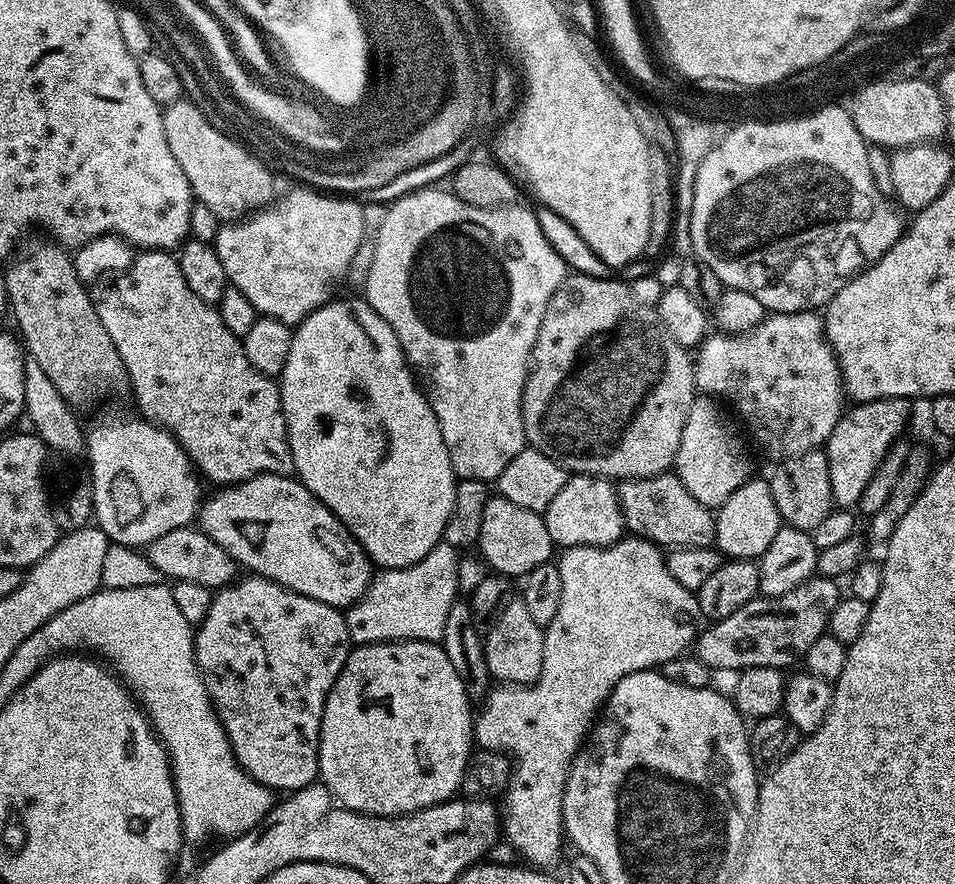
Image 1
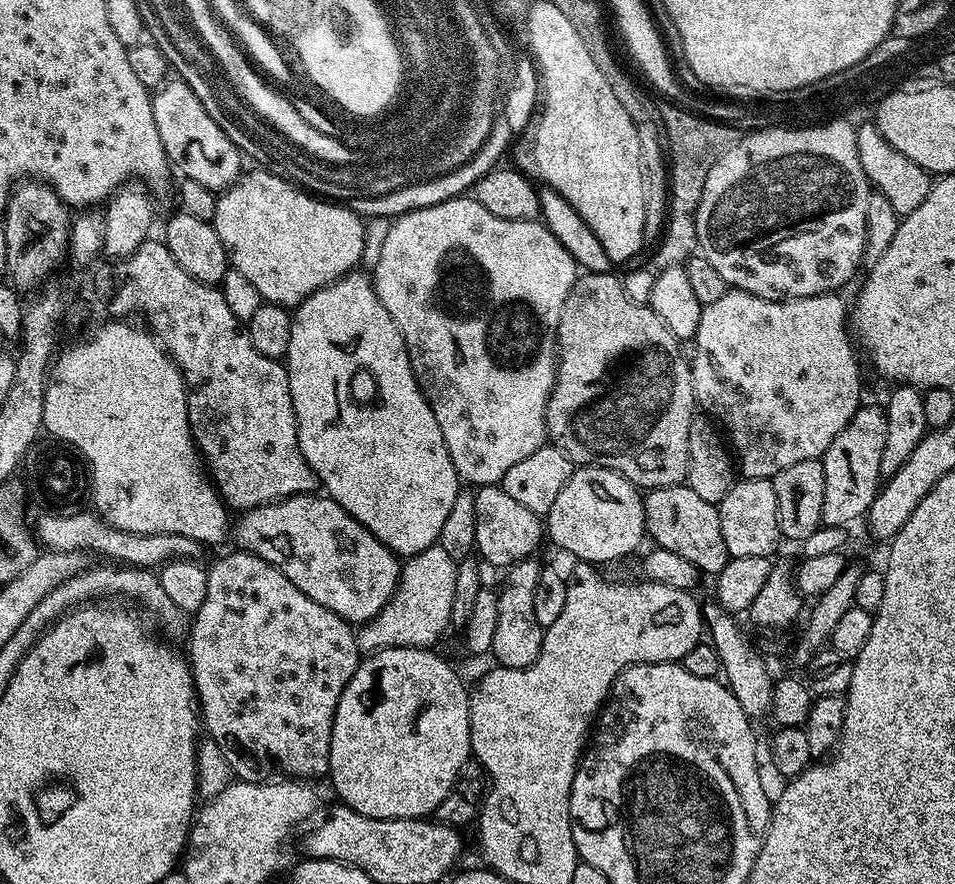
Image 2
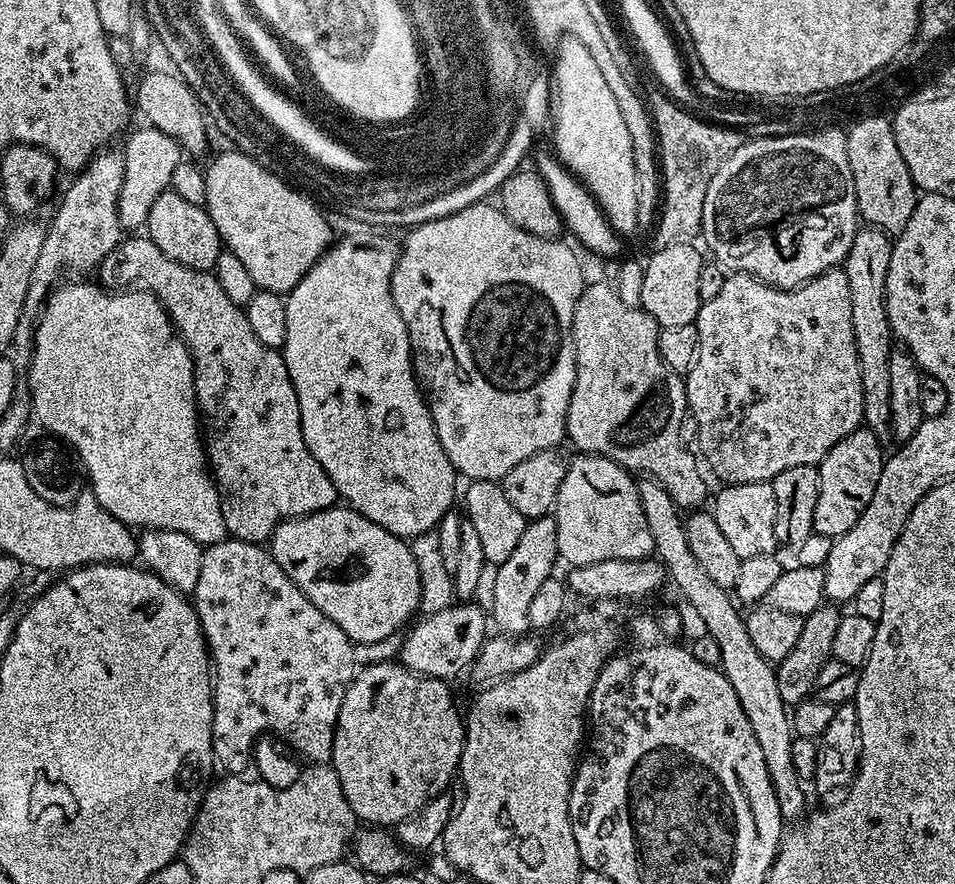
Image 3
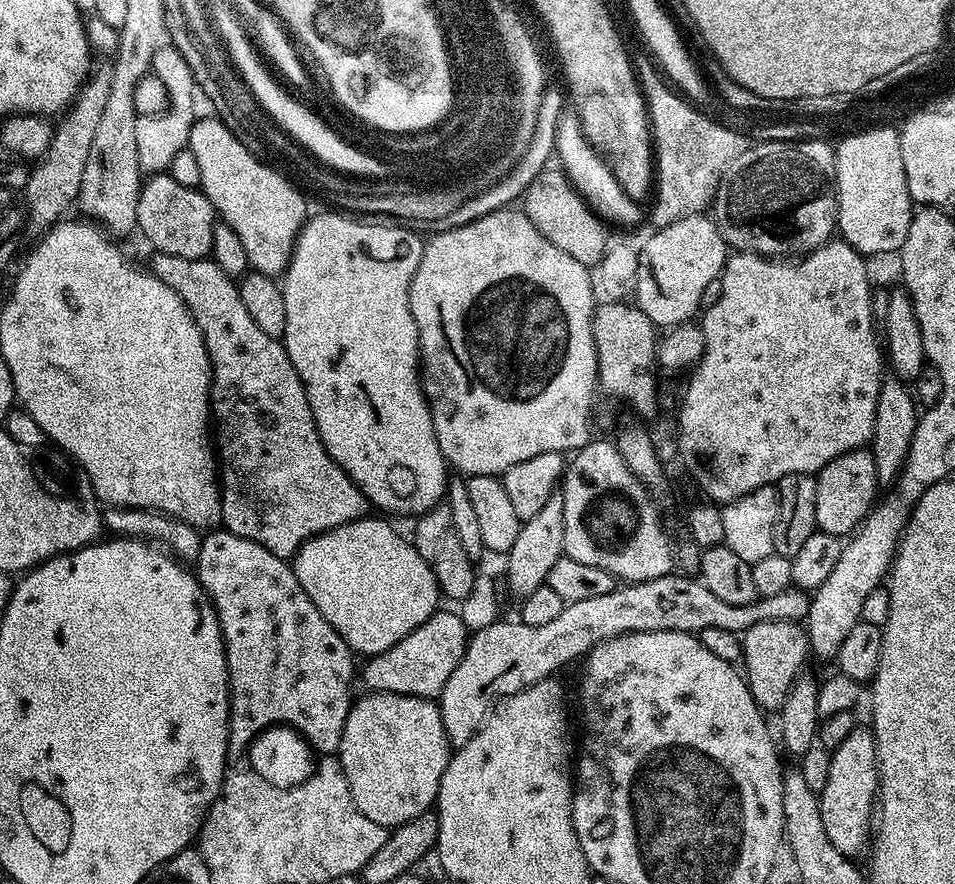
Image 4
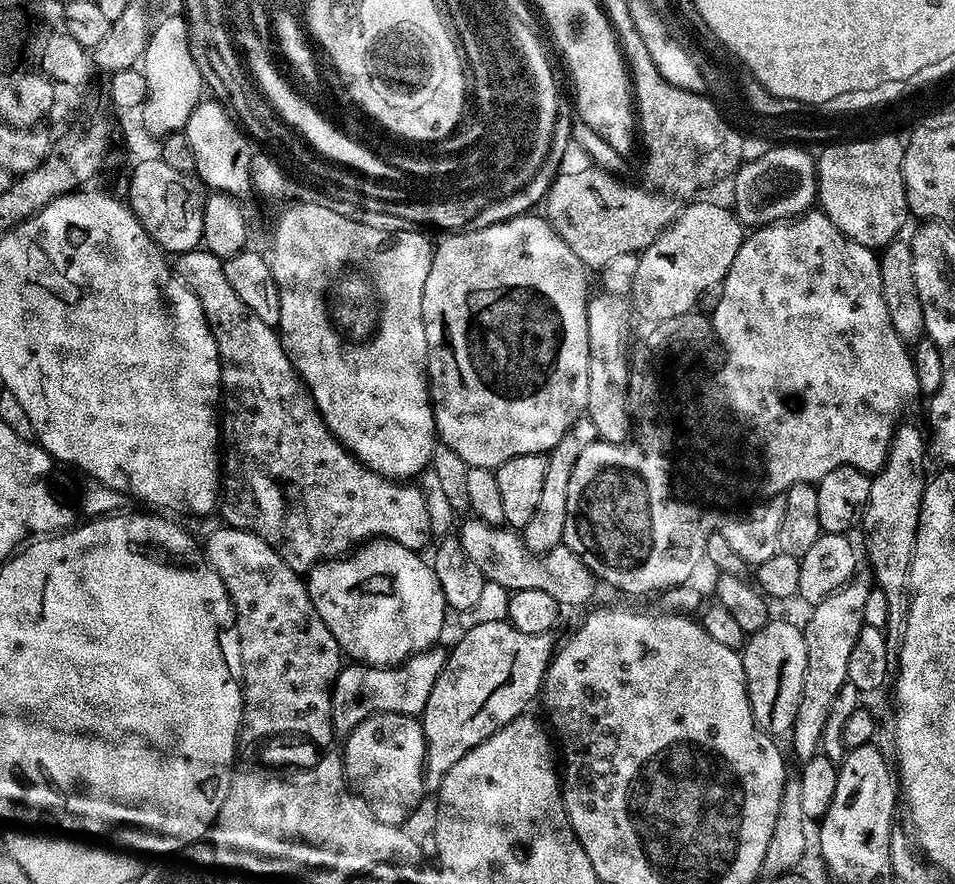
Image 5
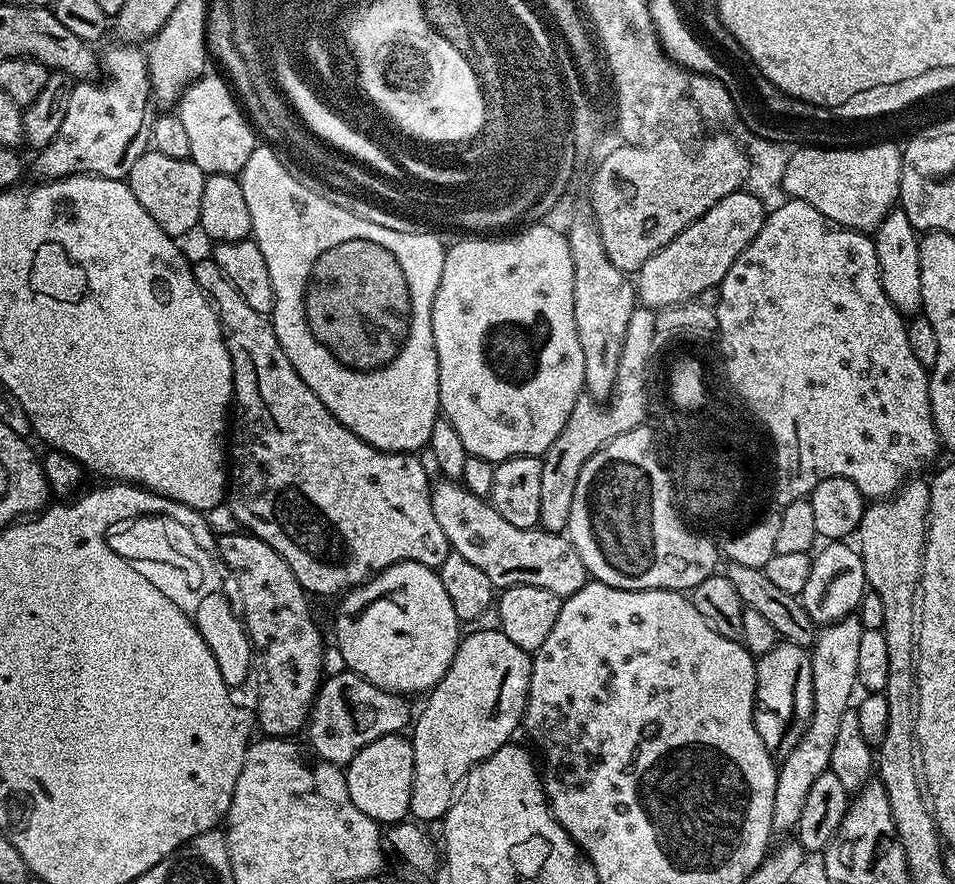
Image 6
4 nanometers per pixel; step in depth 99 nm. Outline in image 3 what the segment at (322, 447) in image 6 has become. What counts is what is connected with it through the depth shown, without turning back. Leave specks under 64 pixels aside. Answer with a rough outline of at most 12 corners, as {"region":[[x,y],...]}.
{"region":[[121,239],[192,356],[229,537],[333,507],[283,355],[212,272]]}

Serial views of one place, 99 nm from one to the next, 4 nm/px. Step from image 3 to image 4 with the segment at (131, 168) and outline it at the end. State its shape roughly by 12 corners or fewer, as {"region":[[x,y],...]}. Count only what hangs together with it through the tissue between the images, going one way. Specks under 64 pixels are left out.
{"region":[[165,46],[152,72],[169,102],[137,116],[134,143],[144,174],[167,173],[198,119],[186,58]]}

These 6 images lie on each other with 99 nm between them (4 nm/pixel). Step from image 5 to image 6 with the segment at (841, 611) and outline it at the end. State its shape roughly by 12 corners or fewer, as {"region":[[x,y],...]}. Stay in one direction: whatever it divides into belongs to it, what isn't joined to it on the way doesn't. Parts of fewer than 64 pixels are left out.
{"region":[[851,614],[817,631],[814,706],[778,764],[772,831],[791,833],[829,771],[857,691],[864,625]]}

